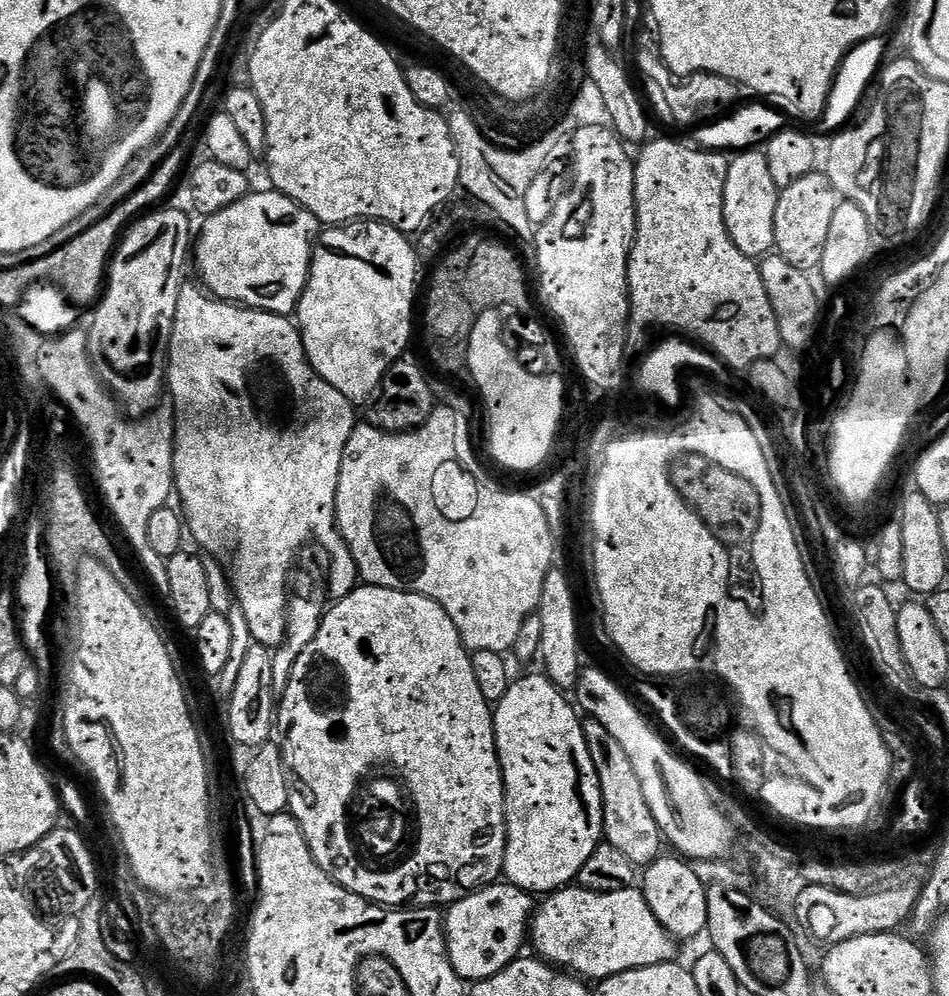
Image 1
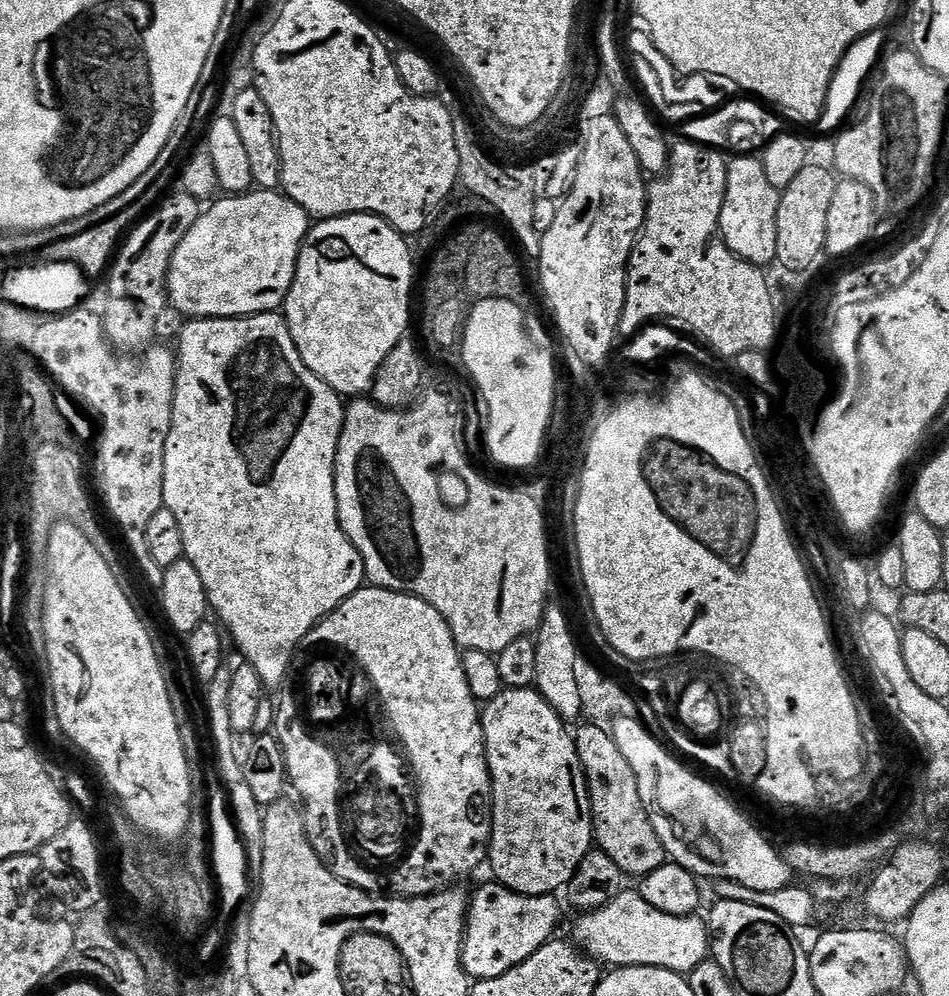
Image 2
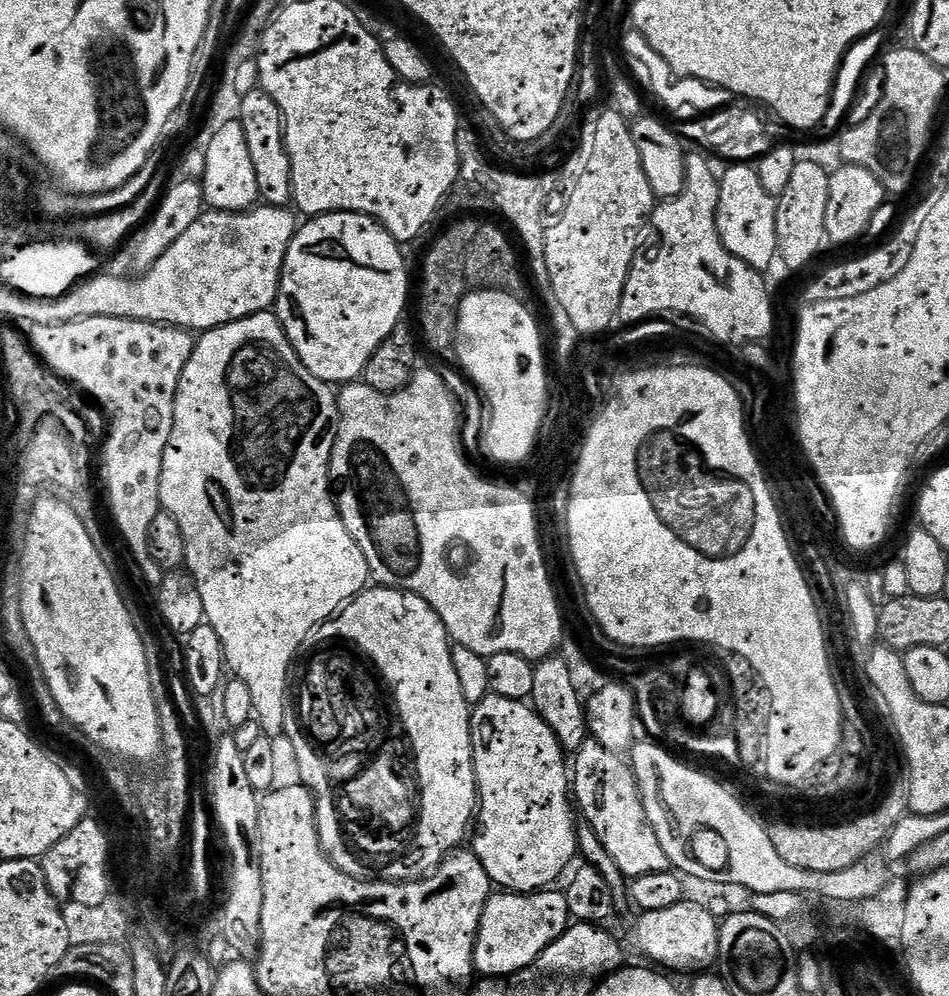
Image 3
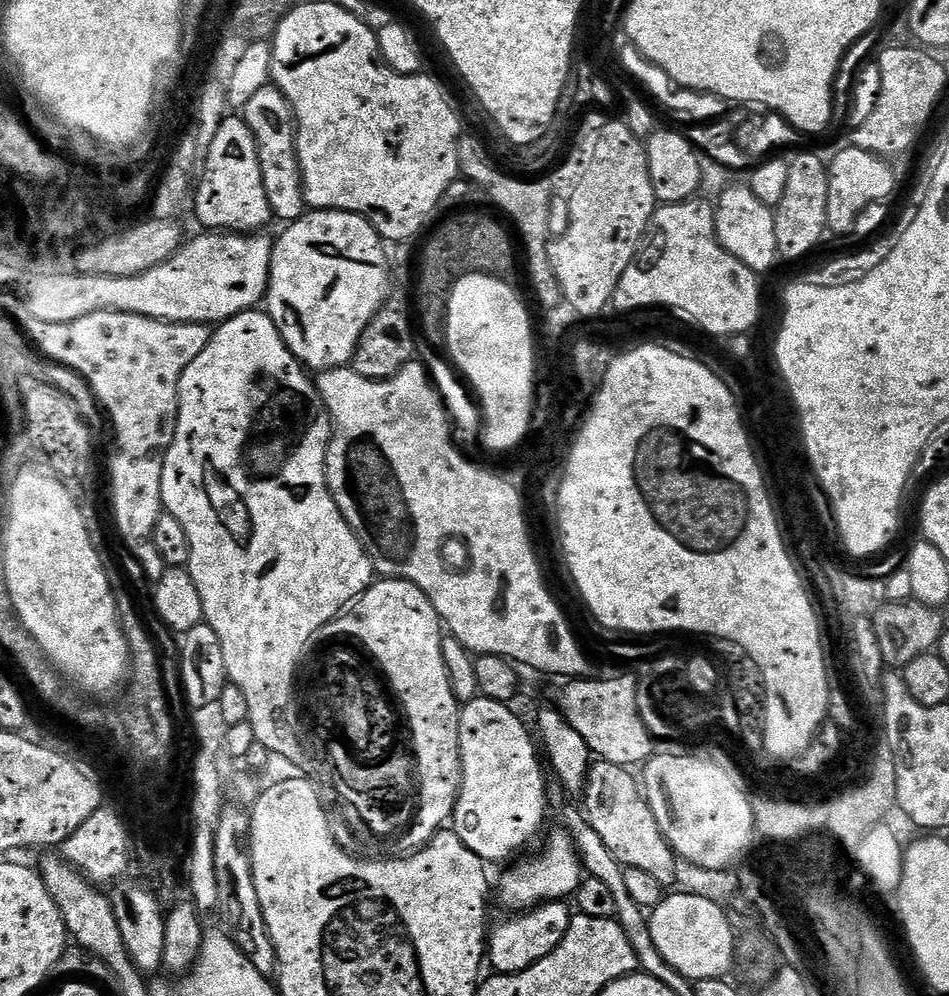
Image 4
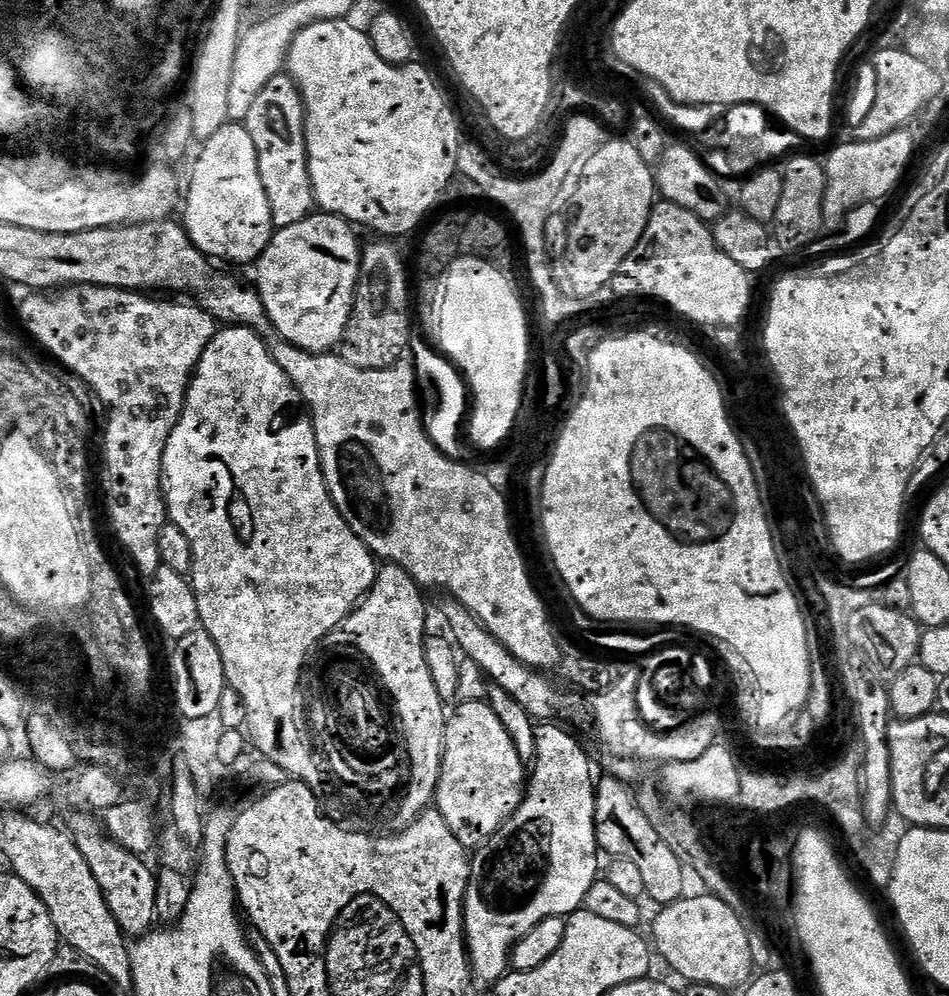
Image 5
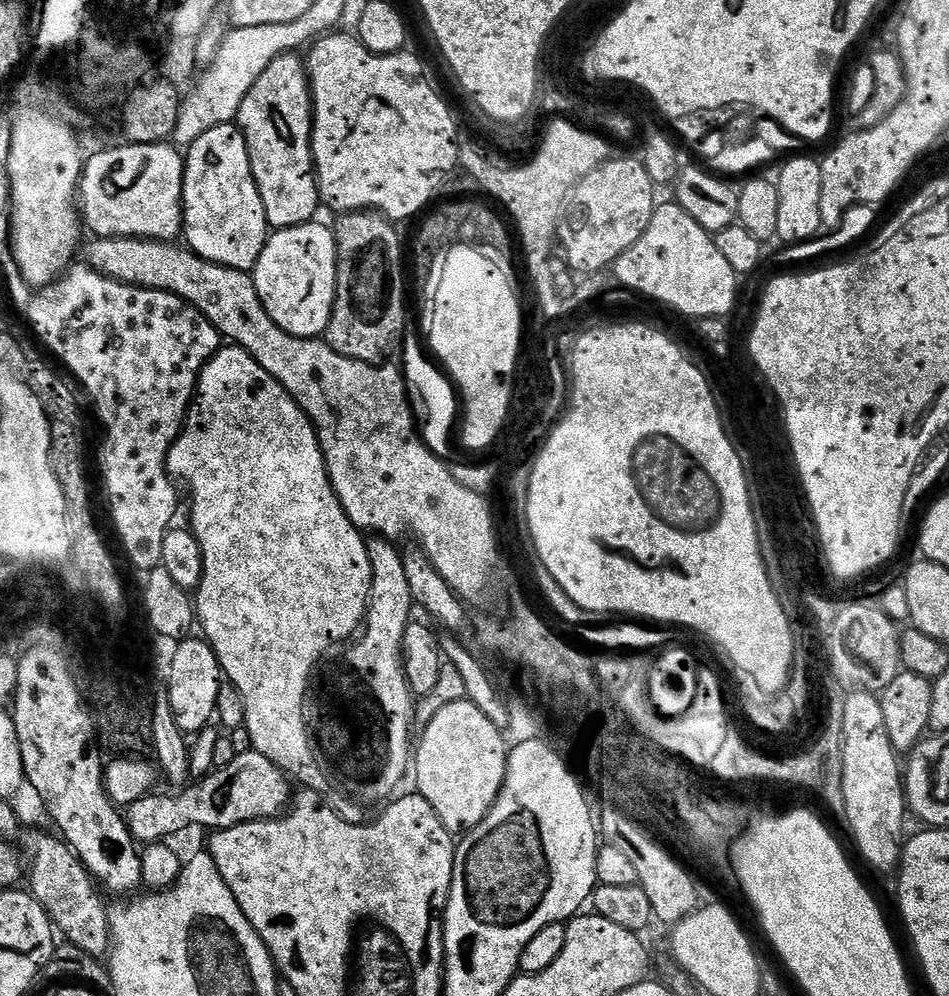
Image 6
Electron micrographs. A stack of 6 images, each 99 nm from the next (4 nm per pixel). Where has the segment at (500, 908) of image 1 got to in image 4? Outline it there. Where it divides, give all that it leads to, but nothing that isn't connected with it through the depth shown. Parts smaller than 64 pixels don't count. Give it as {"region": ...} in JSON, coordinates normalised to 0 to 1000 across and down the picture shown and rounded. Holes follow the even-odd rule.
{"region":[[[582,904],[577,908],[568,908],[566,912],[557,912],[556,915],[536,919],[536,924],[528,928],[517,929],[512,940],[512,964],[523,971],[527,978],[549,976],[575,962],[596,942],[596,934],[601,934],[605,916],[593,904]]]}

